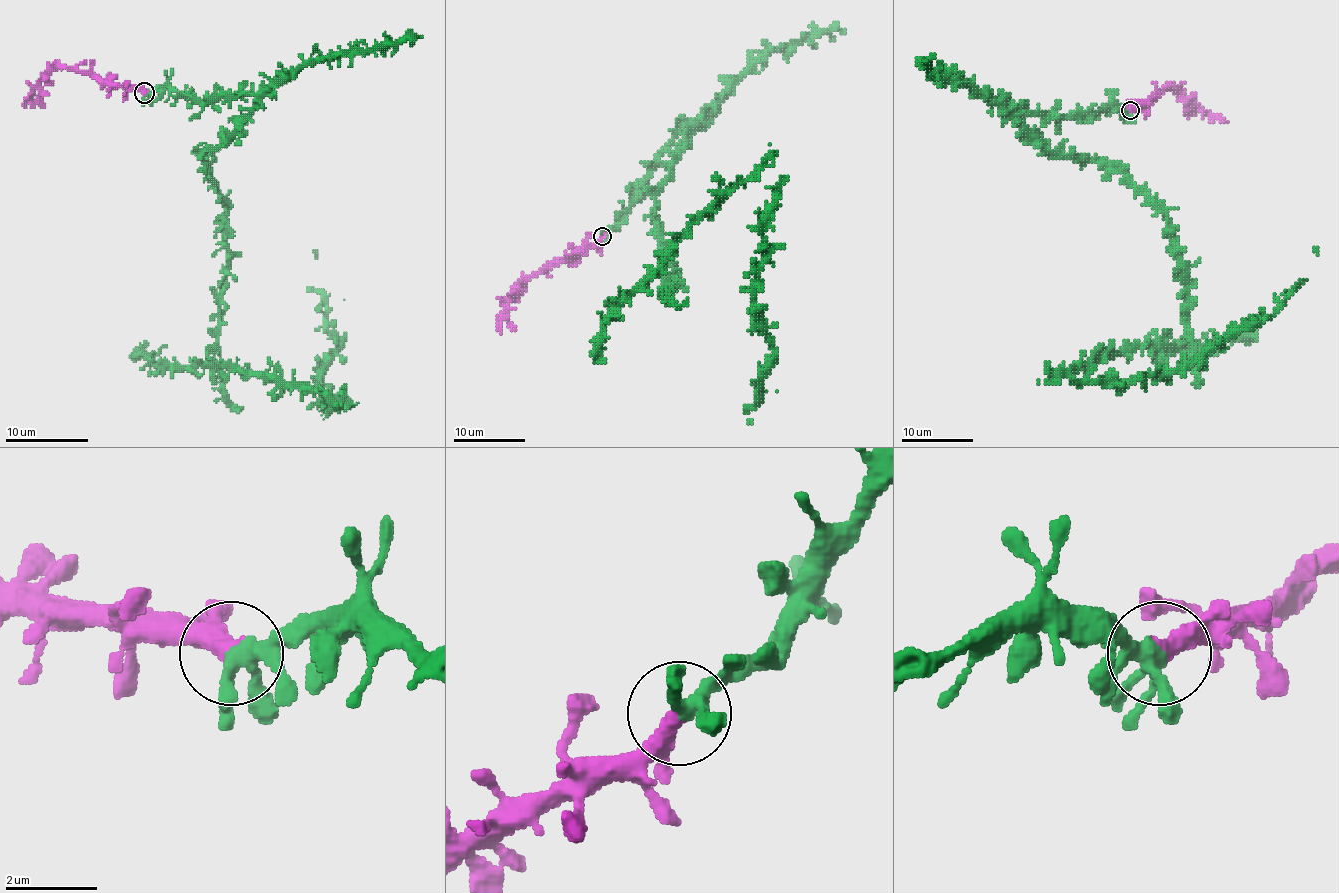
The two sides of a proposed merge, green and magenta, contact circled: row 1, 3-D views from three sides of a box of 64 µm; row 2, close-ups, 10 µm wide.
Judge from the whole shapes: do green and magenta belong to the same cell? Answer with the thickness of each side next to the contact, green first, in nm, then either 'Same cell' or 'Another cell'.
Thickness 280 nm (green) against 460 nm. Same cell

